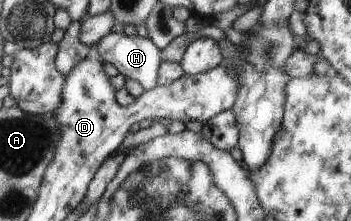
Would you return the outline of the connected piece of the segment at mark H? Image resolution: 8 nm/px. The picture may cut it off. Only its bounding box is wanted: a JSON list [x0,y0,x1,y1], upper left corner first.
[96,33,160,91]

